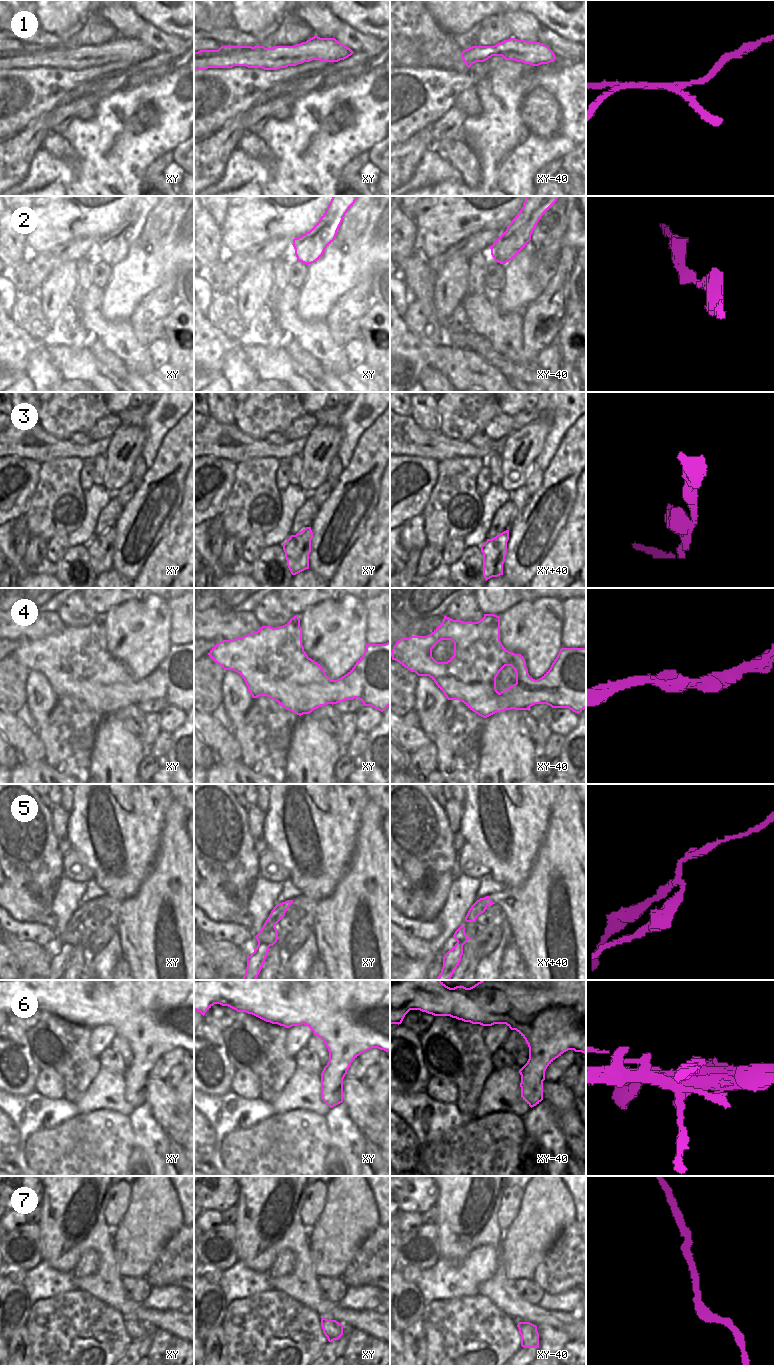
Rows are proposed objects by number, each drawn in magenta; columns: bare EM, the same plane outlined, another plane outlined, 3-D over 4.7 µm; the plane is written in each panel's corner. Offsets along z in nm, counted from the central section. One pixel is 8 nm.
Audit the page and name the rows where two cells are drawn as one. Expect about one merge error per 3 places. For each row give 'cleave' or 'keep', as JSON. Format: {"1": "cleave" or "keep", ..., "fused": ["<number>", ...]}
{"1": "cleave", "2": "keep", "3": "cleave", "4": "keep", "5": "cleave", "6": "cleave", "7": "keep", "fused": ["1", "3", "5", "6"]}

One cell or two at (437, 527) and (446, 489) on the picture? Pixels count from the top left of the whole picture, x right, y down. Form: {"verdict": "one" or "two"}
{"verdict": "one"}

